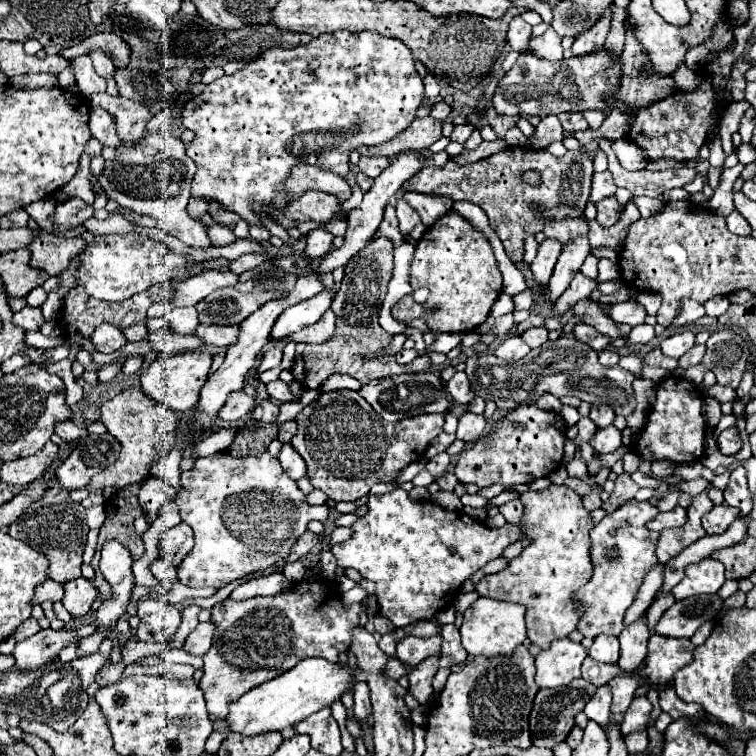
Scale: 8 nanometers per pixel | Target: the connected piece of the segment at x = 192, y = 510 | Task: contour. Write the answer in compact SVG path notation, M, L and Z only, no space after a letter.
M215 453L197 459L189 471L181 473L181 489L175 497L175 503L179 507L181 519L195 531L195 547L177 567L177 579L187 587L215 589L223 589L231 581L237 581L253 571L265 571L273 563L289 557L297 539L307 531L307 523L314 519L327 521L331 511L326 504L311 507L297 483L283 473L279 459L271 457L269 453L259 457L231 457L227 453Z

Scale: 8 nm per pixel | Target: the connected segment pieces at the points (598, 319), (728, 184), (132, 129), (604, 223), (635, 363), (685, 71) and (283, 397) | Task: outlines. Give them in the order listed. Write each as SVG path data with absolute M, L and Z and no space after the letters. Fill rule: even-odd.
M583 299L583 301L579 301L579 303L573 305L573 311L575 311L575 315L581 315L581 317L583 317L583 323L593 325L599 333L605 333L605 335L609 335L611 339L621 337L621 333L617 331L615 323L613 323L611 319L607 319L607 317L601 313L597 301Z
M743 163L731 167L731 169L723 169L721 171L721 181L713 193L713 197L709 199L709 207L711 211L717 211L719 215L727 217L731 213L731 193L733 193L733 183L739 177L739 173L743 171Z
M93 93L89 95L89 101L97 101L99 107L103 107L113 115L117 137L121 141L125 143L141 141L145 133L145 125L151 119L151 113L145 105L123 97L111 97L107 93Z
M605 197L597 203L597 223L601 227L613 227L619 221L621 205L617 197Z
M627 355L627 357L621 357L619 359L619 365L623 367L623 369L627 369L627 371L631 371L633 375L637 375L639 373L639 369L641 369L641 357L635 357L635 355Z
M685 63L679 65L677 71L671 77L677 83L677 87L683 89L683 91L691 91L691 89L697 89L699 87L699 73L697 71L691 71Z
M279 379L267 385L267 395L273 397L273 399L279 399L279 401L283 401L283 403L289 401L289 399L293 399L293 395L289 393L287 383L283 383L283 381L279 381Z

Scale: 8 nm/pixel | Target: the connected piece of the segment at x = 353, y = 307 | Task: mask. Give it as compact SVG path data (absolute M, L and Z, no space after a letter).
M377 235L367 243L365 249L361 249L357 253L357 257L351 257L349 263L345 265L345 277L343 277L337 297L333 301L333 311L337 315L335 337L323 345L309 345L309 343L297 345L293 375L299 385L305 383L307 375L317 367L317 363L323 363L323 367L329 365L329 377L335 373L345 373L345 375L359 379L361 383L369 383L373 379L383 379L383 377L397 375L397 373L429 371L429 367L399 365L395 355L379 355L373 359L361 357L365 353L385 351L385 347L389 347L389 343L393 339L393 335L387 333L379 325L379 311L381 311L383 299L387 295L387 283L391 281L391 277L393 277L393 243L387 237Z

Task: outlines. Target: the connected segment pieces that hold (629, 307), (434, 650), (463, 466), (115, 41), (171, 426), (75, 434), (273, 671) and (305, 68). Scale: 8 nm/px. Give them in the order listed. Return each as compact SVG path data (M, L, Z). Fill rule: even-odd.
M625 301L625 303L615 303L611 307L611 317L617 323L627 323L631 327L637 327L637 325L645 323L647 311L637 301Z
M441 635L431 639L407 637L397 645L397 659L407 667L415 667L427 657L439 655L439 649L441 649Z
M519 405L511 413L499 417L485 437L459 455L453 473L461 483L475 483L477 487L489 487L495 483L509 487L547 477L561 465L567 439L563 429L567 429L567 425L561 415L541 411L535 405Z
M97 33L97 35L91 35L89 39L81 41L79 45L61 51L61 55L71 61L79 55L89 55L91 51L103 51L105 55L109 55L117 69L127 67L129 53L131 53L129 45L125 45L125 41L121 37L117 37L115 33Z
M125 387L119 395L105 401L101 405L101 421L105 423L107 431L119 439L121 455L103 473L98 473L91 478L89 485L93 489L105 487L125 487L131 483L141 483L149 475L149 467L153 461L169 453L175 445L175 429L177 429L177 413L171 411L167 405L149 399L141 389Z
M63 421L61 425L57 423L55 425L55 433L59 435L59 437L63 437L63 439L79 439L79 437L85 437L87 435L87 431L85 431L85 427L77 427L73 421Z
M323 577L311 579L311 583L299 583L295 589L273 595L273 597L251 597L247 601L221 601L213 607L211 619L217 621L217 637L213 637L211 649L203 655L203 679L199 681L207 711L217 719L225 719L229 715L229 705L237 701L241 695L251 691L253 687L275 679L277 675L289 671L293 665L303 661L305 657L323 657L331 663L337 663L337 655L349 649L349 629L359 623L361 603L351 607L341 605L339 591L333 581L325 581Z
M337 31L313 39L309 45L269 49L245 69L235 75L223 75L209 83L201 95L185 103L183 125L197 135L187 147L189 157L197 165L191 197L201 197L209 203L217 201L227 211L237 213L249 225L257 227L263 225L263 217L285 229L297 229L305 221L325 225L339 213L341 203L335 195L313 189L293 197L285 187L291 169L299 163L307 163L347 177L351 149L357 149L357 145L379 145L397 137L415 119L421 97L423 81L415 69L415 59L411 49L399 39L381 37L373 31L357 35ZM333 127L361 127L361 131L337 131ZM277 193L285 197L285 209L275 207L273 199Z

